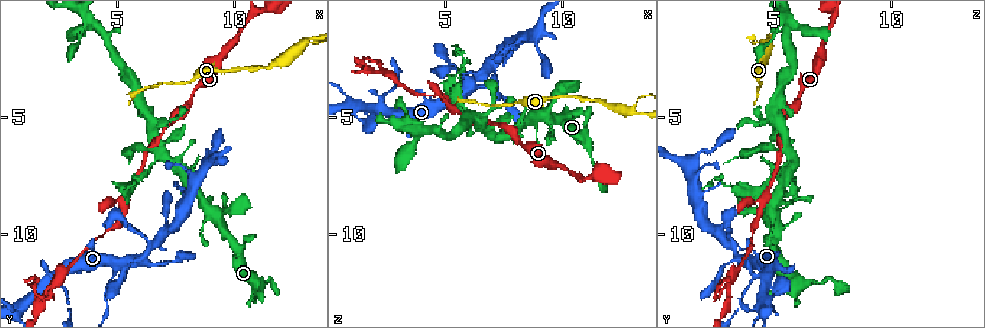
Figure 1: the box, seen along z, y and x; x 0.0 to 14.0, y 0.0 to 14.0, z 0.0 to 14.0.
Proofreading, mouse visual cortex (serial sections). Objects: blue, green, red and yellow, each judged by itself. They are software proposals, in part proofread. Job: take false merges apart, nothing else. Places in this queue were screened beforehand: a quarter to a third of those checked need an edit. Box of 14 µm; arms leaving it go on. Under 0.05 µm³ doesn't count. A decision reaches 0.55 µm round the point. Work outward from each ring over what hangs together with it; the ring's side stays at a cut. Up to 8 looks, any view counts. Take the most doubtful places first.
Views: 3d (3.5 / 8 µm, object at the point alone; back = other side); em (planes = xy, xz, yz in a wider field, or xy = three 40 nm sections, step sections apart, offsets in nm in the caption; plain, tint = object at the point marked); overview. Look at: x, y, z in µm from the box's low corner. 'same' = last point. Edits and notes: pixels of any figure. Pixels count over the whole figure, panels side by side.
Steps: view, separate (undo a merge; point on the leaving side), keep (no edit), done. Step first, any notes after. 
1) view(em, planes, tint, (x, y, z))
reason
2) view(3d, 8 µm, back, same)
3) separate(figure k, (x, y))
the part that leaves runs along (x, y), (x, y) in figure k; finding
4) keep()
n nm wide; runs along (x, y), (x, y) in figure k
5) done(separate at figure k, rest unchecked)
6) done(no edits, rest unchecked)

view(3d, 3.5 µm, (2.4, 11.9, 4.2))
thick turns thin

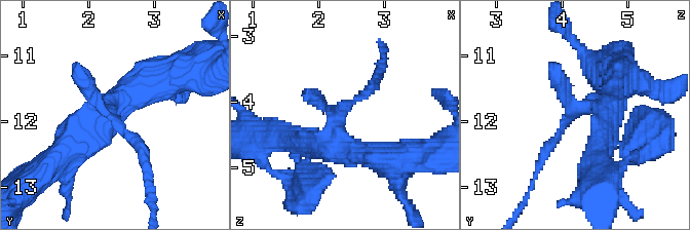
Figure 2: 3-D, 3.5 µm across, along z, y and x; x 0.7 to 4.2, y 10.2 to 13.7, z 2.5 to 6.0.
view(em, xy, step 2, tint, (2.30, 11.90, 4.20))
shape alone is not enough

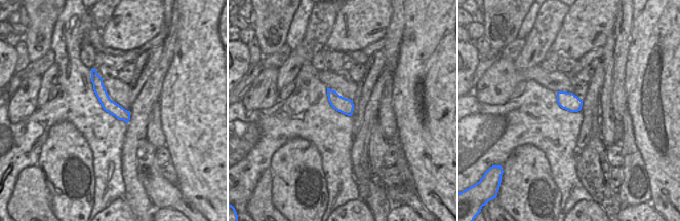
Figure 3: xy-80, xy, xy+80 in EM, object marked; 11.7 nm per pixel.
keep()
runs along (613, 91), (576, 110), (539, 163) in figure 2; one cell here

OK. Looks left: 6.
view(3d, 8 µm, (13.0, 1.8, 4.7))

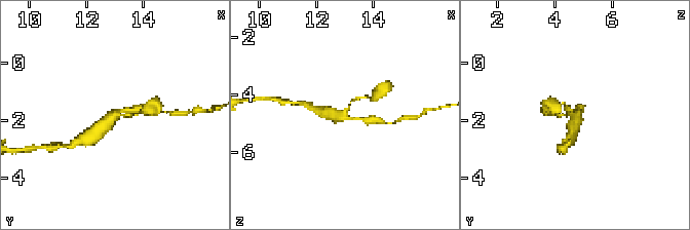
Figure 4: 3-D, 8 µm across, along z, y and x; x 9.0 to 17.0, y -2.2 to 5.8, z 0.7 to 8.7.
view(3d, 3.5 µm, (13.0, 1.9, 4.6))

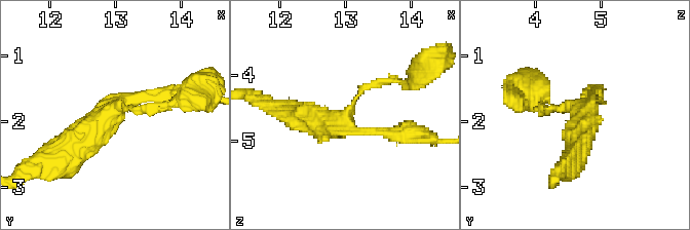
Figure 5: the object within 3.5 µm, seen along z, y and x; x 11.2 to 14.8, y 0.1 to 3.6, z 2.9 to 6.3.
keep()
arms of 150, 150, 350 nm; runs along (60, 158), (123, 99), (170, 92) in figure 5; one cell here

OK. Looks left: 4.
view(3d, 3.5 µm, (6.5, 7.1, 5.5))
calibre changes

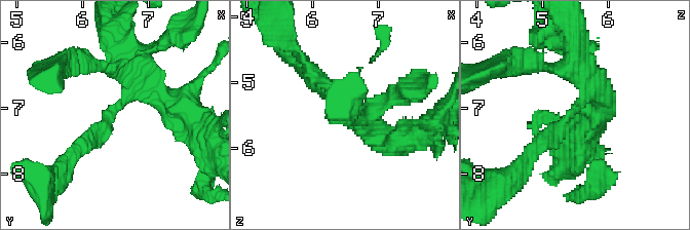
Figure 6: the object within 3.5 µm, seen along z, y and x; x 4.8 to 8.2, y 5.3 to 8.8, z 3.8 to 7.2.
view(em, xy, step 5, tint, (6.45, 7.10, 5.40))
shape alone is not enough

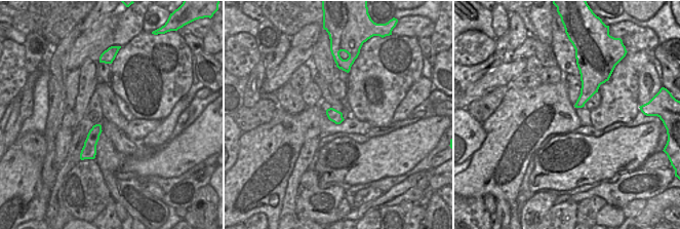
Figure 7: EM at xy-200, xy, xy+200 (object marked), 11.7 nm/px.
separate(figure 6, (99, 139))
arms of 200, 350 nm; a second cell is stuck on

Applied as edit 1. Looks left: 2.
view(3d, 3.5 µm, (11.1, 12.1, 6.5))
calibre changes

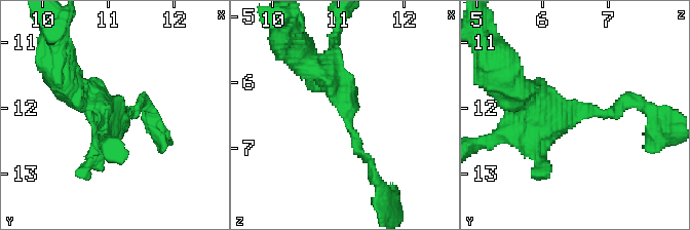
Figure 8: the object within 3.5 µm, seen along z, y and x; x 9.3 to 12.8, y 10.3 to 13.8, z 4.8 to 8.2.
view(em, xy, step 3, tint, (11.15, 12.00, 6.45))
shape alone is not enough

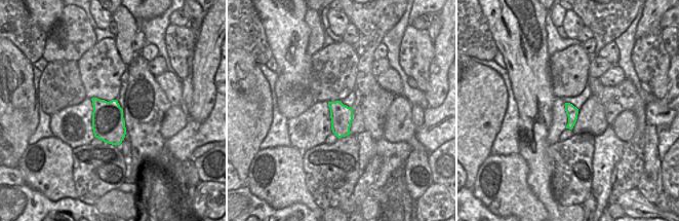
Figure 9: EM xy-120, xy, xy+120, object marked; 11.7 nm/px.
keep()
3 arms; arms of 150, 300, 350 nm; runs along (310, 67), (345, 99), (371, 169) in figure 8; all the same cell

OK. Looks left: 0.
done(separate at figure 6, rest unchecked)

